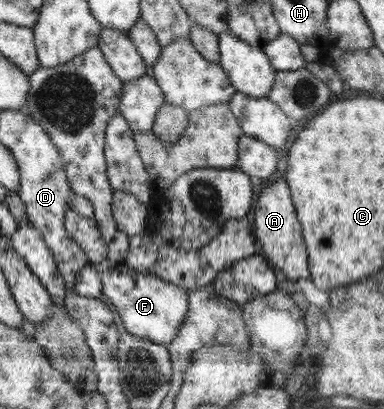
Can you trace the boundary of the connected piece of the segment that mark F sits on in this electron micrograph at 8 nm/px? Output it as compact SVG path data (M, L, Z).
M107 258L90 264L102 281L104 295L115 306L117 319L134 336L168 345L172 342L188 311L188 294L179 286L150 273L142 273L124 262L111 262Z

